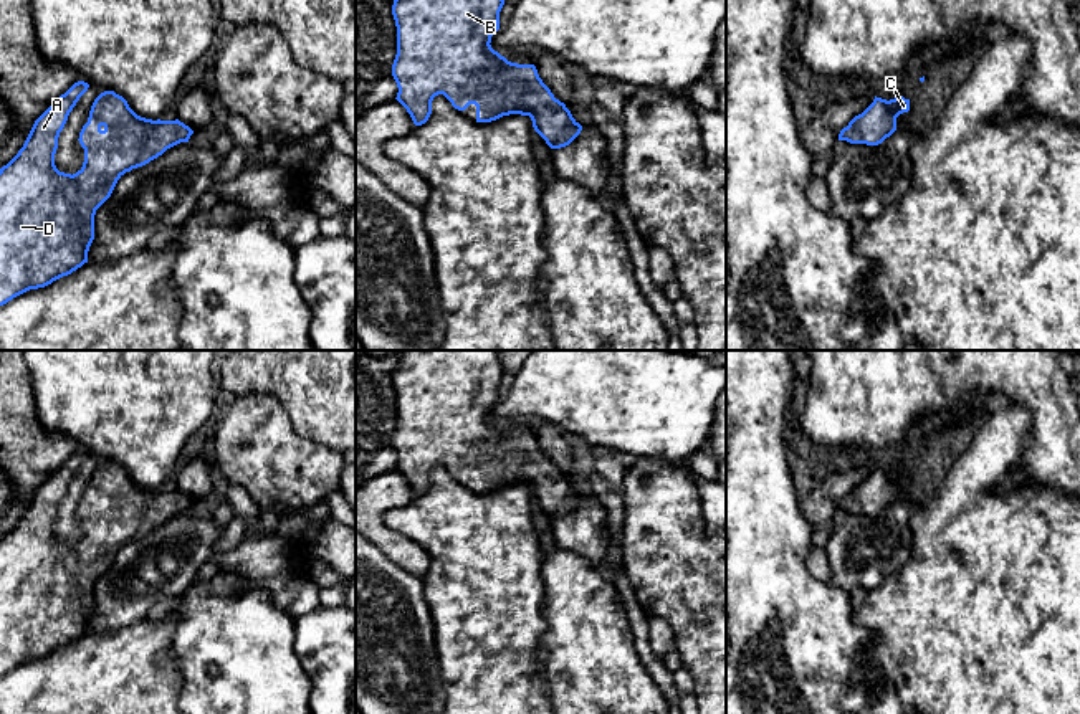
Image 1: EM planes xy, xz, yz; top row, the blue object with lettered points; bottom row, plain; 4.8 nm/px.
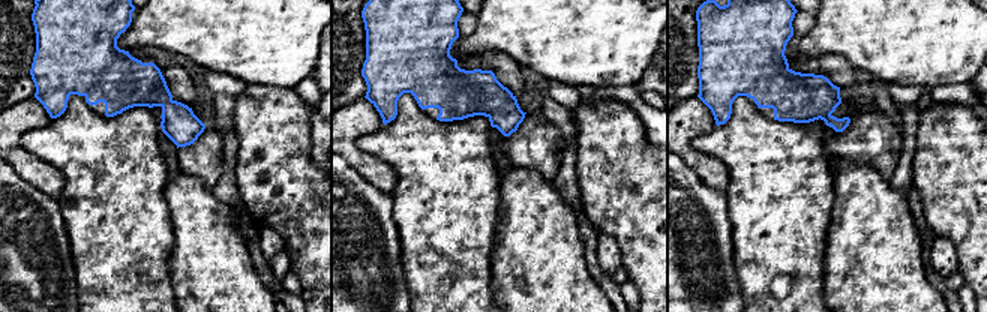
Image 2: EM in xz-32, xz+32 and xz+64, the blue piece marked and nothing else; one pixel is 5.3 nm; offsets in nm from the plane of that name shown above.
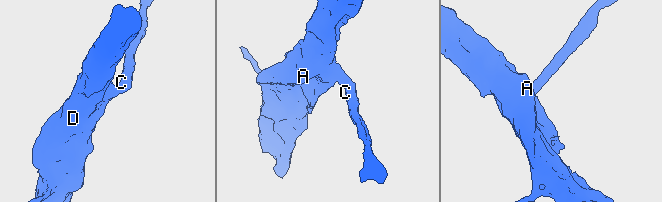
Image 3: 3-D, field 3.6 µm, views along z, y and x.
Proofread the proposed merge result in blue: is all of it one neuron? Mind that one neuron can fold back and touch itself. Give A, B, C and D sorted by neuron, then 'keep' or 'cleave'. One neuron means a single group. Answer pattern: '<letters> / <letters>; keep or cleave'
A B C D; keep

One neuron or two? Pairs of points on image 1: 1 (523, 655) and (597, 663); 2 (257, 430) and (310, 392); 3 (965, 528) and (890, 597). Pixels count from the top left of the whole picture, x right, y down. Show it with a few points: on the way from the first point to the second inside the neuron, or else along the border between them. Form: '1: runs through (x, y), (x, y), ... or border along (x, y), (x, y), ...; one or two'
1: border along (544, 618), (538, 661), (549, 694); two
2: border along (248, 395), (273, 395), (291, 427), (310, 440); two
3: runs through (946, 546), (908, 584); one

